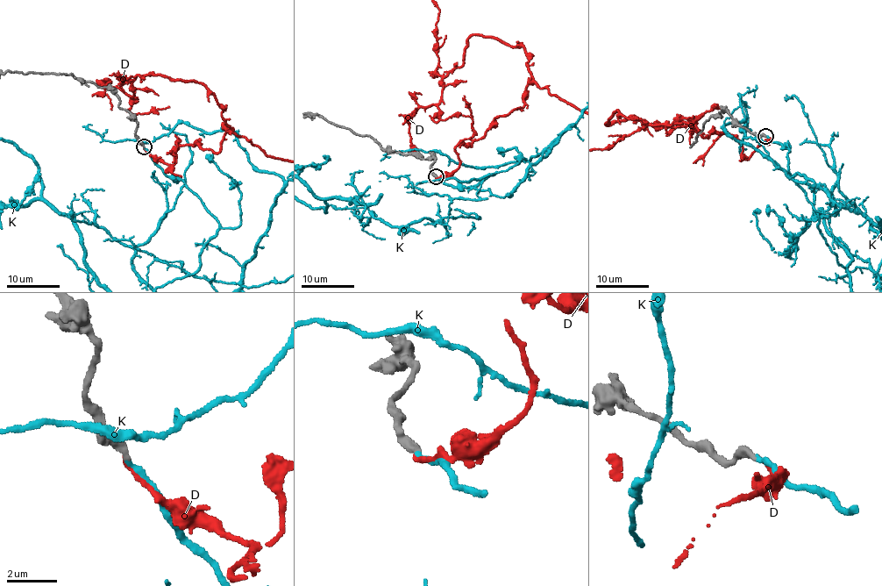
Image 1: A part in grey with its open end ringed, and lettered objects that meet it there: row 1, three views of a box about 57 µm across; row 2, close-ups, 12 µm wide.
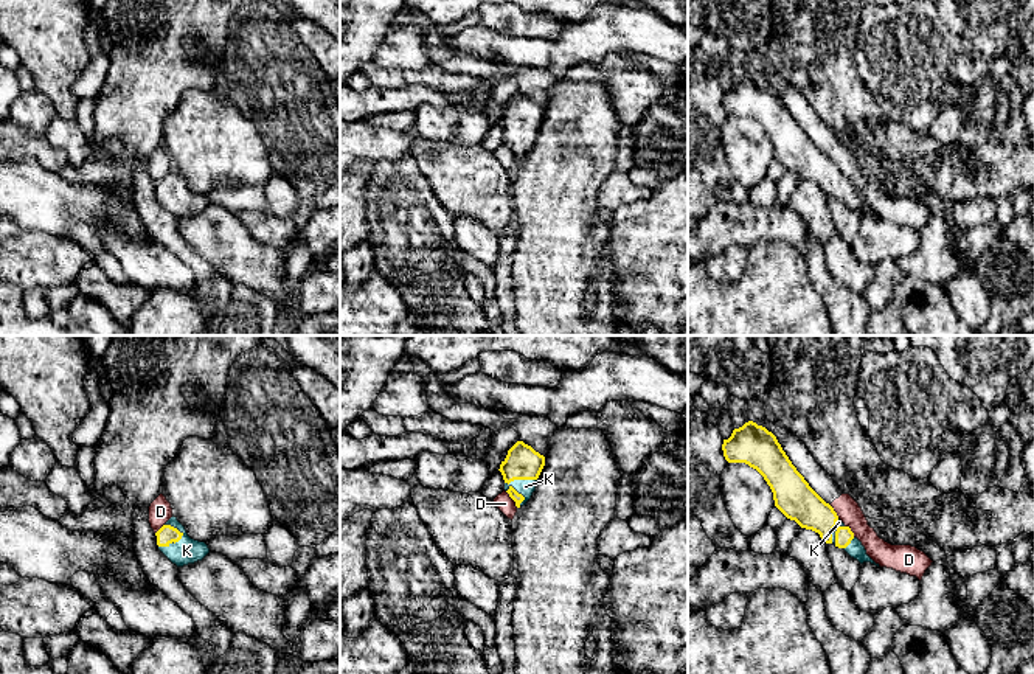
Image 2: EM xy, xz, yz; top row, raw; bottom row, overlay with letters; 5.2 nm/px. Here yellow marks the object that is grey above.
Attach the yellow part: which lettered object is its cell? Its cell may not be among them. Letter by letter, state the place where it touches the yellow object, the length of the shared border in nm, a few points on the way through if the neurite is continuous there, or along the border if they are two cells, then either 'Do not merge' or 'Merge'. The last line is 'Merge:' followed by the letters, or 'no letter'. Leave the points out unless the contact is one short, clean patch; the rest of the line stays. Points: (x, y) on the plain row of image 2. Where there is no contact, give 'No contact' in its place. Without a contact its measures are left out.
D: Touches yellow at xz (511, 149). Shared border 110 nm. Boundary: xz (505, 143), (517, 159). Do not merge
K: Touches yellow at xz (519, 131). Shared border 170 nm. Path across: xz (522, 114), (519, 131), (522, 138). Merge
Merge: K

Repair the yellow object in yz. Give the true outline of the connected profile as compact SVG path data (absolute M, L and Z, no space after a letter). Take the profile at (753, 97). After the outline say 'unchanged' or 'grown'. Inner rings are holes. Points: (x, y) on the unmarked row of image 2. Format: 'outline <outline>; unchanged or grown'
outline M745 75L723 92L722 102L728 115L745 115L764 129L773 144L775 158L787 171L818 185L826 196L843 200L860 216L871 214L879 219L834 160L809 138L765 79Z; grown

